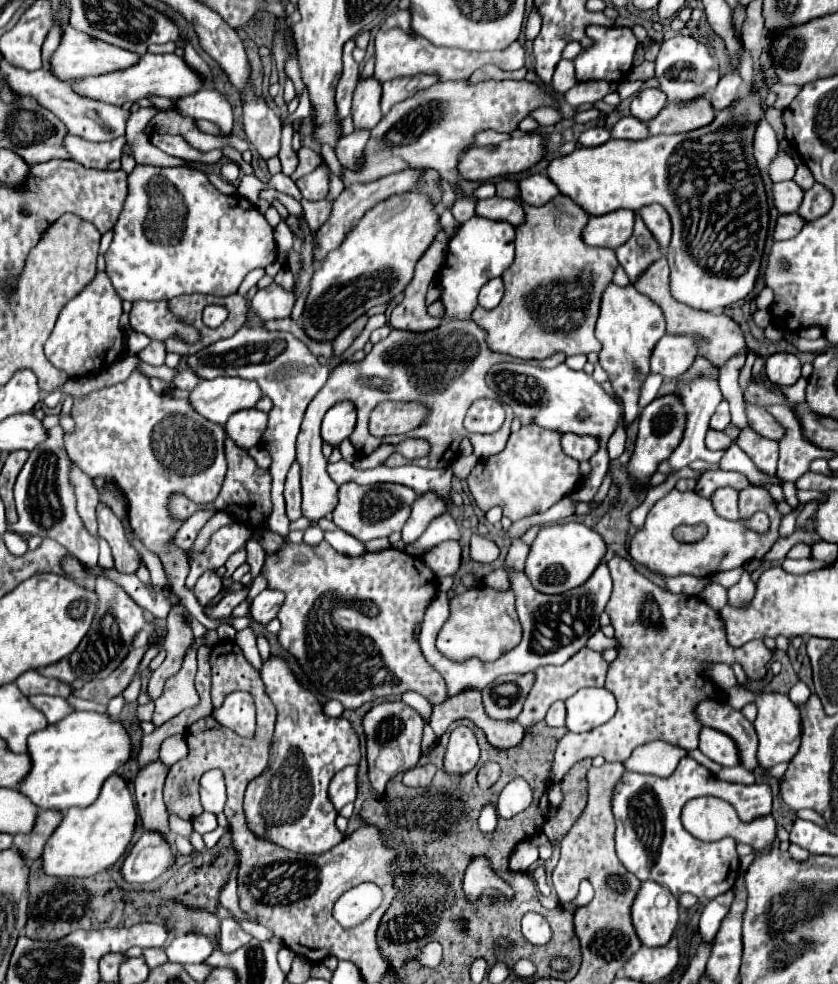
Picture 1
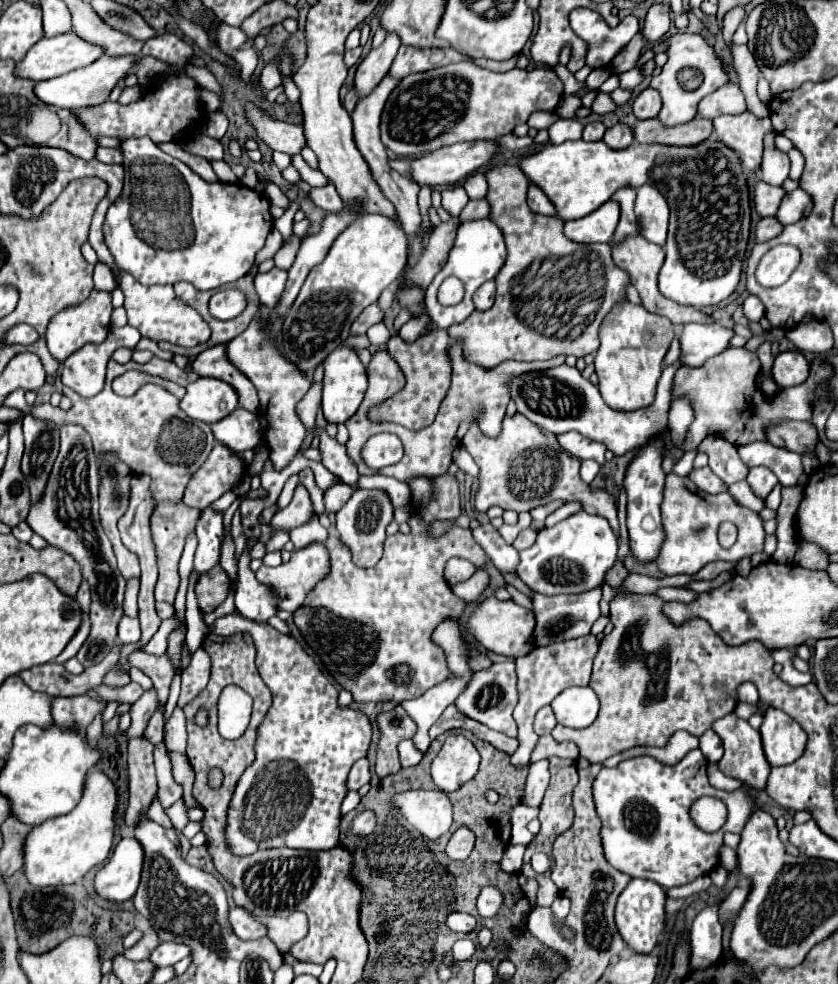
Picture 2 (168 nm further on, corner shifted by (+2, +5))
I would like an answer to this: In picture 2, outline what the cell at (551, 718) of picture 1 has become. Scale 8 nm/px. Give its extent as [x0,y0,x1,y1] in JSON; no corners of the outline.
[533,705,557,735]

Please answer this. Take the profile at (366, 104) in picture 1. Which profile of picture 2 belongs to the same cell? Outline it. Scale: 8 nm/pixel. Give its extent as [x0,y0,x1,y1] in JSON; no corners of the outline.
[355,33,401,97]

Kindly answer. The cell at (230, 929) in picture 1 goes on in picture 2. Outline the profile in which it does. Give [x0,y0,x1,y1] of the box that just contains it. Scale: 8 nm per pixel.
[229,907,267,940]

